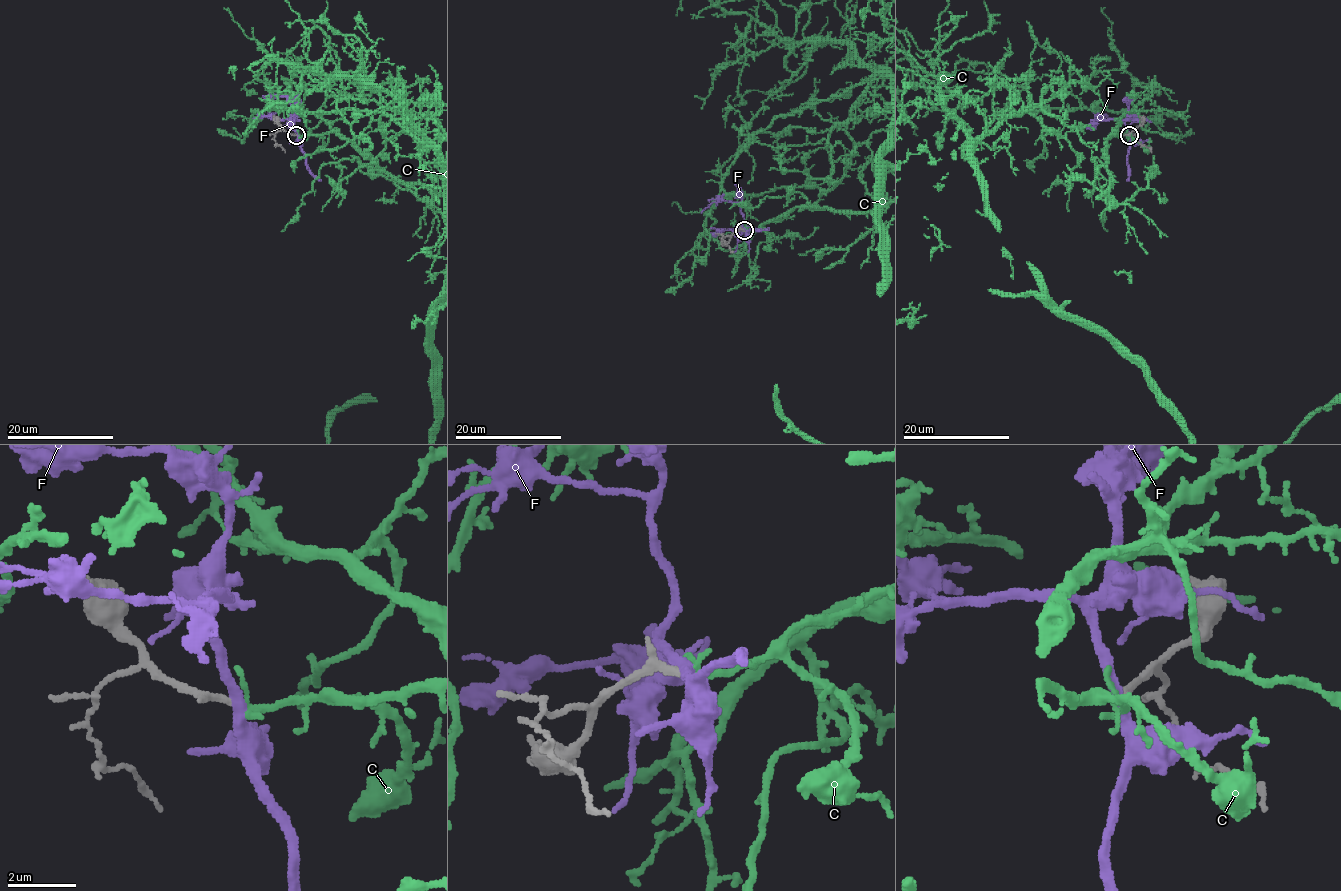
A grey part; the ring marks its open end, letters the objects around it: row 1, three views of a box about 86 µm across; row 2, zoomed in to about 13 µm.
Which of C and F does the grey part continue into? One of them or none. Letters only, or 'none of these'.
C

